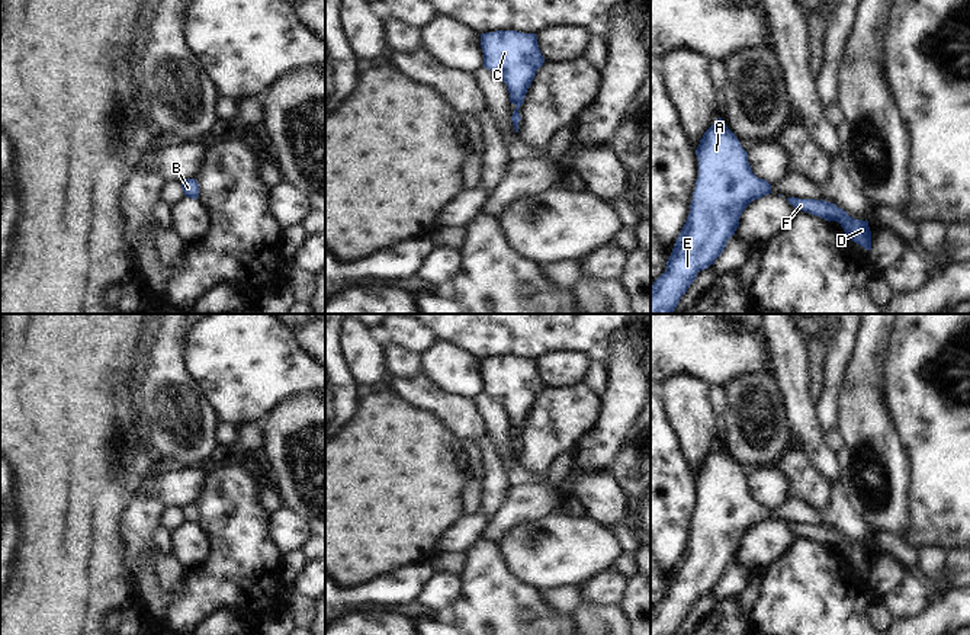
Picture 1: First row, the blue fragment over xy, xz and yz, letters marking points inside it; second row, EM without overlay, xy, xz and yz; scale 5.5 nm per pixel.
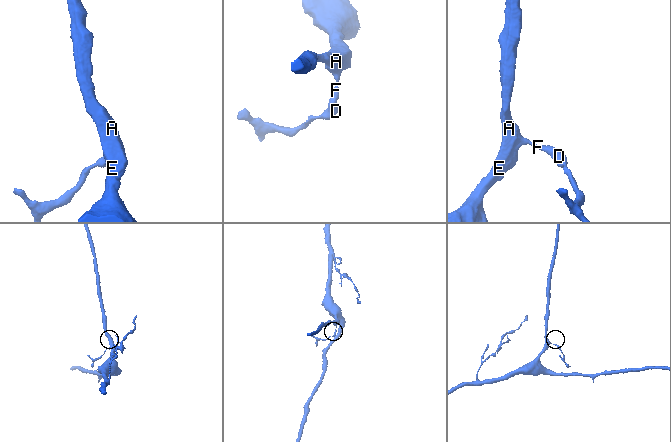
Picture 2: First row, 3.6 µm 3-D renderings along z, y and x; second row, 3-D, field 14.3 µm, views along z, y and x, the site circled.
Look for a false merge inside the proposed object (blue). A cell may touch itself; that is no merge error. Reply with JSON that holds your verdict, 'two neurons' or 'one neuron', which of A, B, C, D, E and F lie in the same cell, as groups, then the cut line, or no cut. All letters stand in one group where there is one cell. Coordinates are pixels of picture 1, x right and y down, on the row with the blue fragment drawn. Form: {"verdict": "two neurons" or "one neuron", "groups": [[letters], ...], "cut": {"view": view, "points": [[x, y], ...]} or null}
{"verdict": "one neuron", "groups": [["A", "B", "C", "D", "E", "F"]], "cut": null}

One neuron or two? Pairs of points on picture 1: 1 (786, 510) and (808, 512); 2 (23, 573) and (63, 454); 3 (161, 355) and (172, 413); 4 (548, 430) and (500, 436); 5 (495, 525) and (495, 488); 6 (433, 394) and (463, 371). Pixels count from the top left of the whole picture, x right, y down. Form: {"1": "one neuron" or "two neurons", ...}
{"1": "one neuron", "2": "one neuron", "3": "one neuron", "4": "two neurons", "5": "two neurons", "6": "two neurons"}

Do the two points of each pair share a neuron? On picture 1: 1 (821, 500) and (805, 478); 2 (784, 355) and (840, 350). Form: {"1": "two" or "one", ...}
{"1": "one", "2": "two"}

